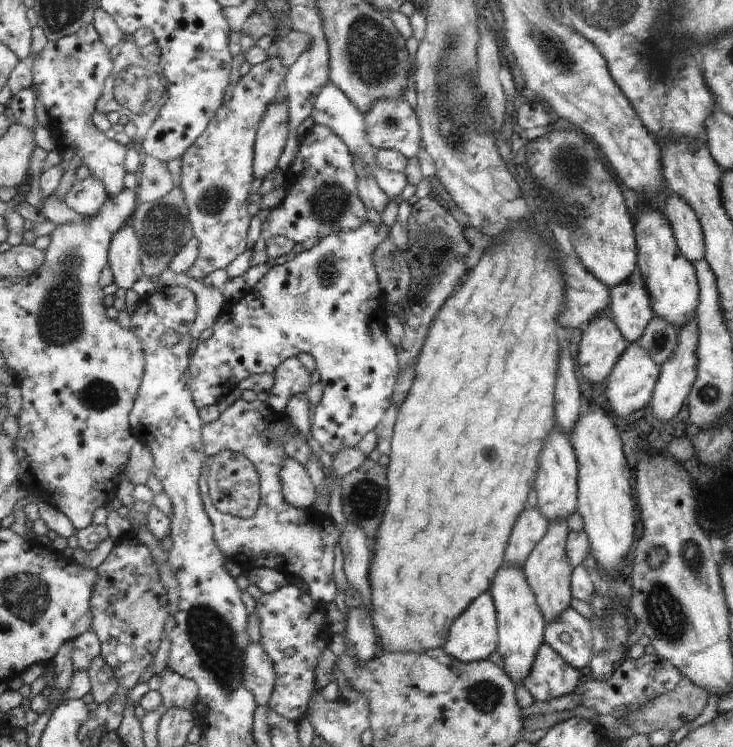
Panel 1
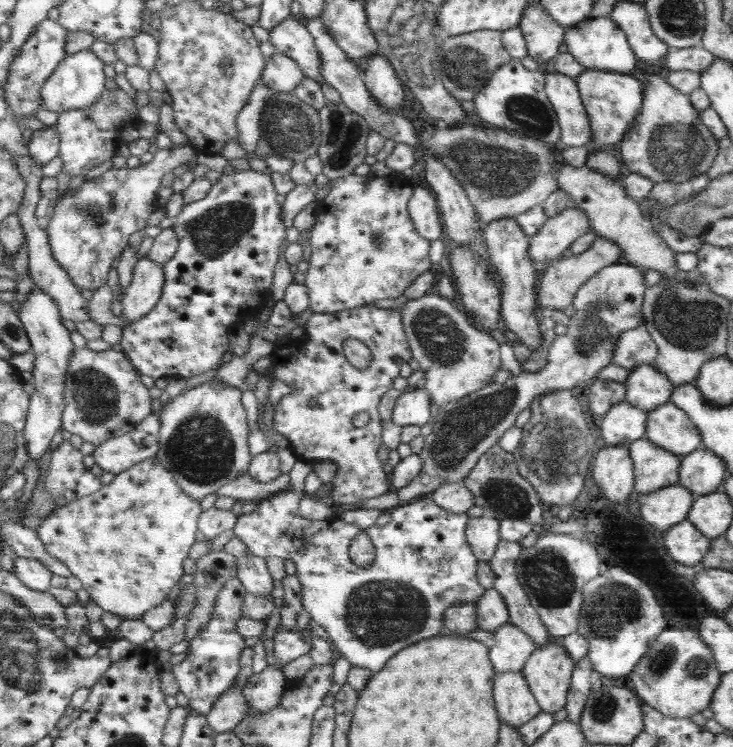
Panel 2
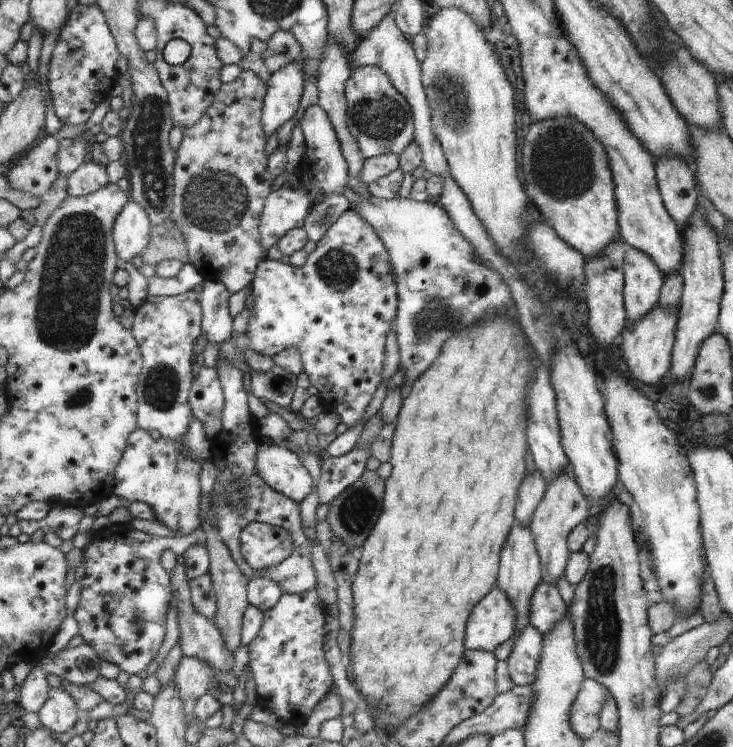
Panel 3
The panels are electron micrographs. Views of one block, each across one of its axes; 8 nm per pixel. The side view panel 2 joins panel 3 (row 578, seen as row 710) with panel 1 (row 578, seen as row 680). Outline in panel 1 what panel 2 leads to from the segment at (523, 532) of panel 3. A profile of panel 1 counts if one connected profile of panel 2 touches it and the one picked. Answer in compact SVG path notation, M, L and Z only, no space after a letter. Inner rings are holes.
M505 564L492 583L490 589L492 598L496 602L497 622L499 626L500 641L498 653L504 661L504 670L513 681L523 682L528 678L529 672L536 660L536 654L542 643L544 643L543 614L535 606L535 598L525 582L524 572L521 565Z

